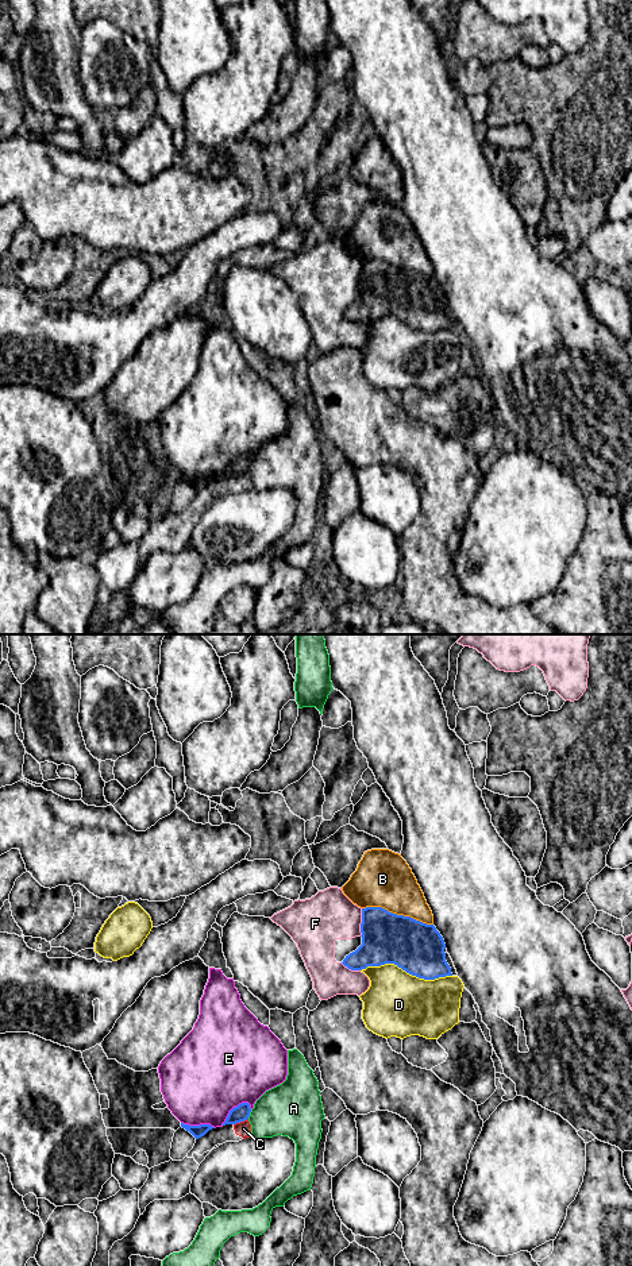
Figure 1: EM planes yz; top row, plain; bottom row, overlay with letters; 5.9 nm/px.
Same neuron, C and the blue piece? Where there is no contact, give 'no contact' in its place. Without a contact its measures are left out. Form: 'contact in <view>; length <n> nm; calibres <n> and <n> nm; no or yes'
contact in yz; length 100 nm; calibres 100 and 90 nm; no

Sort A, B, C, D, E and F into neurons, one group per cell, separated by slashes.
A / B / C / D / E / F

